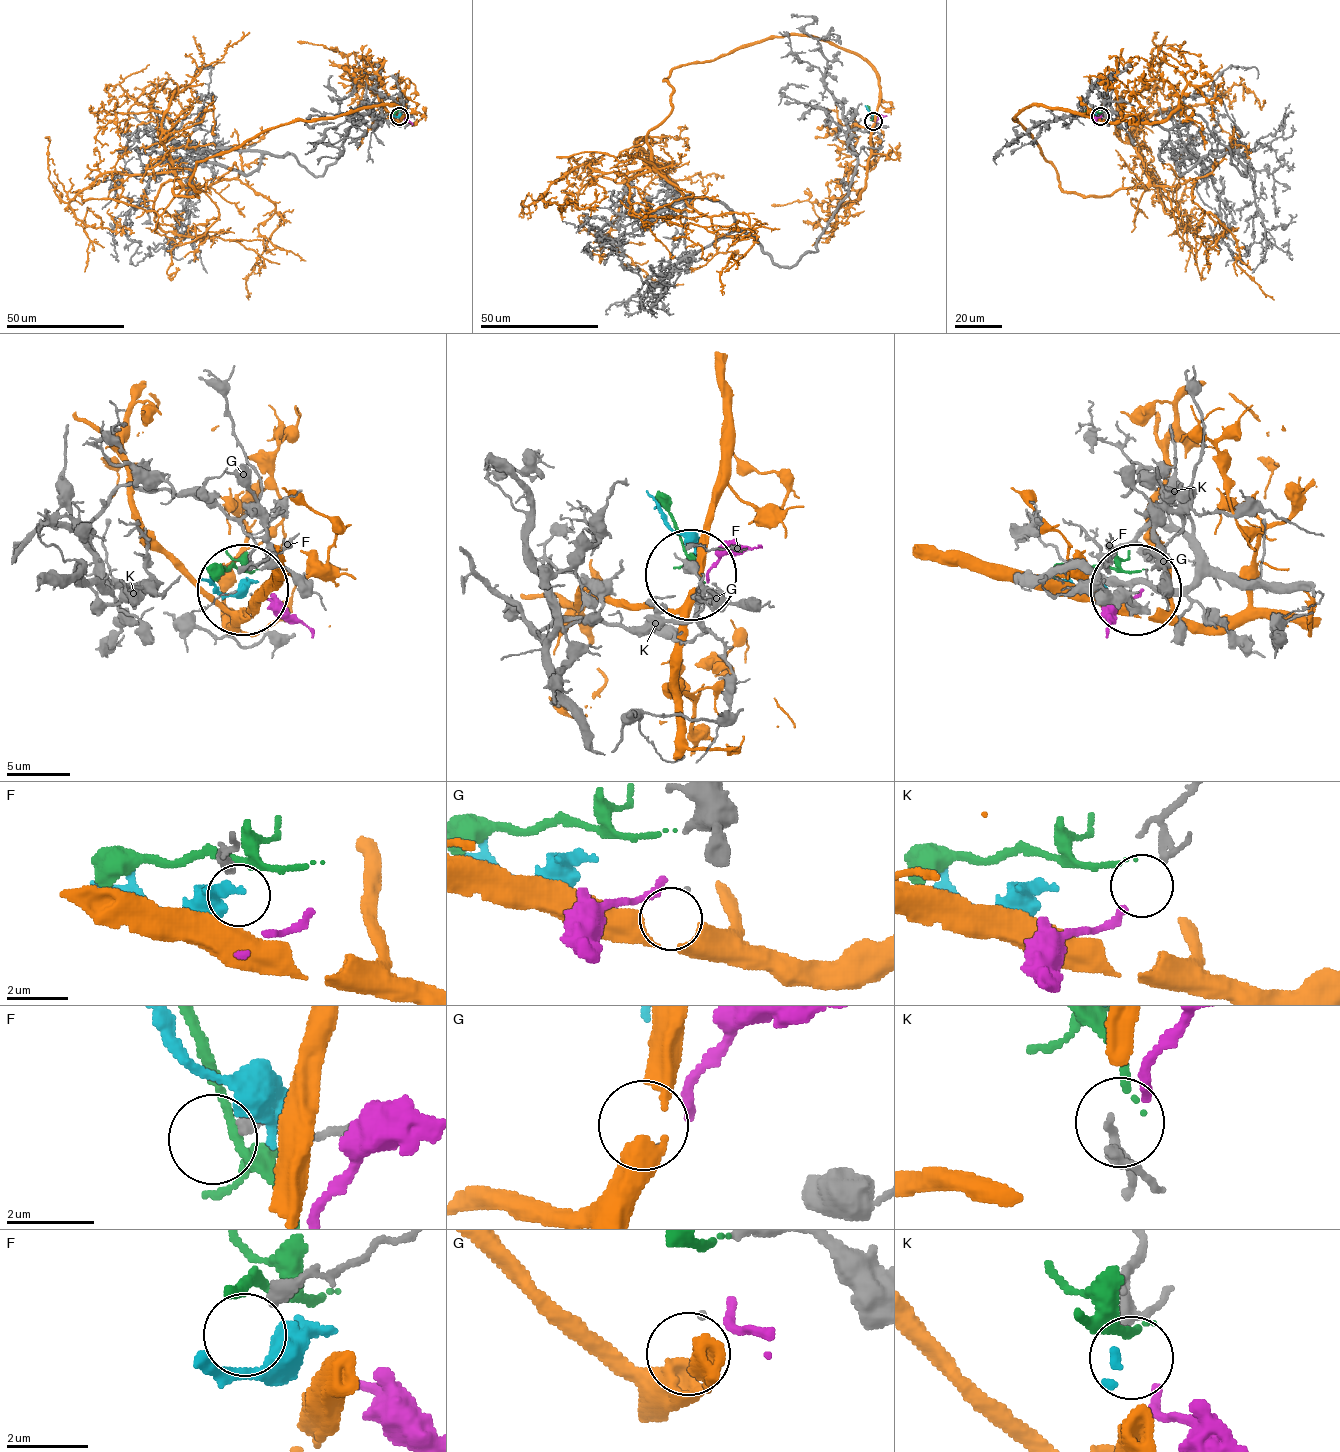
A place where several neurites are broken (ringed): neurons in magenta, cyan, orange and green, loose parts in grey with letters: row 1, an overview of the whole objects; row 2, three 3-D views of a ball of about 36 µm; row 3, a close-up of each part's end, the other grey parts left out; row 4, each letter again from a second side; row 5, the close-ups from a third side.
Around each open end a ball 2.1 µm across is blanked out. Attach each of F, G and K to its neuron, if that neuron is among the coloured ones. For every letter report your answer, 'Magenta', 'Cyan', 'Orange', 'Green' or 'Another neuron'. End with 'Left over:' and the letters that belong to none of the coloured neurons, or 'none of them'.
F: Another neuron
G: Orange
K: Magenta
Left over: F

